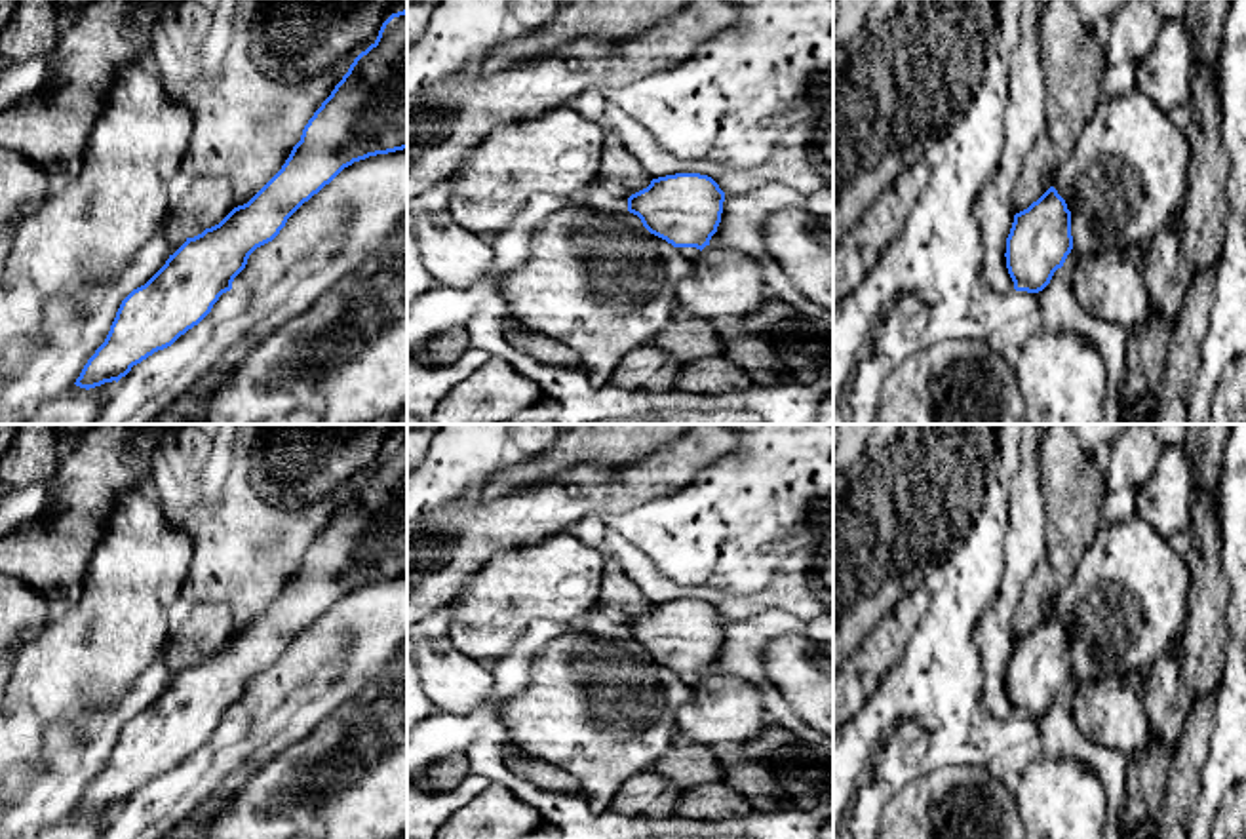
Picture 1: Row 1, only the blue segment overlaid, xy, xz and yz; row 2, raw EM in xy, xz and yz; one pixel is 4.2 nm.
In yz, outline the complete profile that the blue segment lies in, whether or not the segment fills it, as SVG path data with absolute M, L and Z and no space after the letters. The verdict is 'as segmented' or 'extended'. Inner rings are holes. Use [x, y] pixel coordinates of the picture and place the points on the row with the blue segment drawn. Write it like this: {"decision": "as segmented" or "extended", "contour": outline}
{"decision": "as segmented", "contour": "M1050 186L1027 209L1014 215L1004 253L1014 289L1042 291L1071 249L1071 211Z"}

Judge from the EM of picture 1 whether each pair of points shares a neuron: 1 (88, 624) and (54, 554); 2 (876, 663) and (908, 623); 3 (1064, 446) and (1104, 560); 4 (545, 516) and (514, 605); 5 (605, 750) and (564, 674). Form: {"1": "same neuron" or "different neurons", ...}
{"1": "different neurons", "2": "same neuron", "3": "different neurons", "4": "different neurons", "5": "same neuron"}

